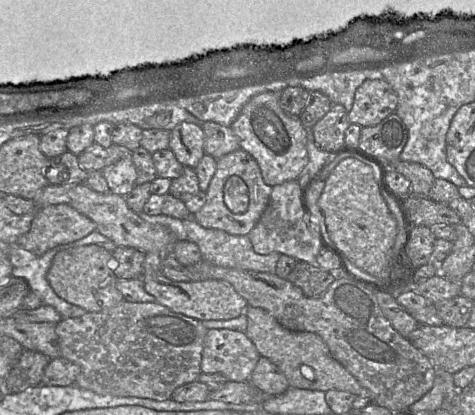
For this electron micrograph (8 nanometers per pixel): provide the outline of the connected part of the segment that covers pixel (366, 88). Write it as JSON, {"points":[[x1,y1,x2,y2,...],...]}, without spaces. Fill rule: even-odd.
{"points":[[382,79,366,80,355,92,348,120,360,127,375,126,394,113,397,105,397,95,389,83]]}

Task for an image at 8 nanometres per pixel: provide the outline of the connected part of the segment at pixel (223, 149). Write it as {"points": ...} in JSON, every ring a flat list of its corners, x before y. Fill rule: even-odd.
{"points":[[206,121,202,124,204,151,214,159,219,159,240,148,237,136,231,127]]}

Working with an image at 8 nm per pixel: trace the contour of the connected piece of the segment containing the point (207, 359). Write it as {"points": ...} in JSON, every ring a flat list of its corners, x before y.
{"points":[[211,329,205,336,200,369,203,374,223,374,228,381,247,382,259,358,245,333]]}

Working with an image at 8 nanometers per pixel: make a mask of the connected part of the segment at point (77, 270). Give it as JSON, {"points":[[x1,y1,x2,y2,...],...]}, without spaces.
{"points":[[90,244,58,251,47,272,47,281,60,298,87,312,102,312,125,301,117,289,113,255,100,245]]}

